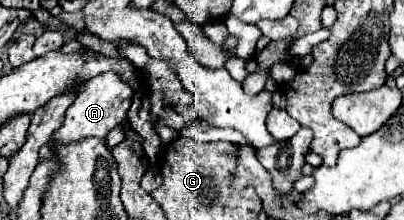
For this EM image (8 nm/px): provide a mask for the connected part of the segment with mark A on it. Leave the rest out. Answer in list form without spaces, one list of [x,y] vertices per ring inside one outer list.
[[[103,72],[101,76],[95,76],[93,80],[89,80],[89,84],[85,84],[85,88],[81,88],[79,96],[65,112],[65,120],[61,128],[53,134],[53,140],[67,144],[67,142],[83,140],[87,136],[107,138],[109,130],[125,122],[127,110],[131,106],[131,96],[133,96],[133,88],[129,88],[129,84],[125,84],[125,80],[117,76],[117,72]]]

